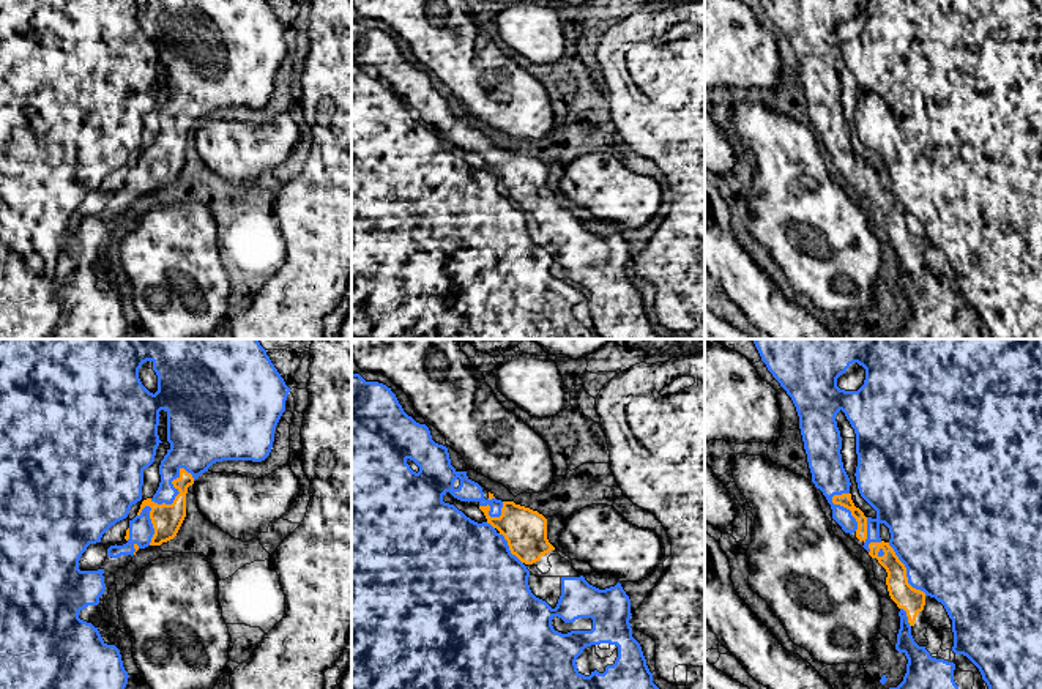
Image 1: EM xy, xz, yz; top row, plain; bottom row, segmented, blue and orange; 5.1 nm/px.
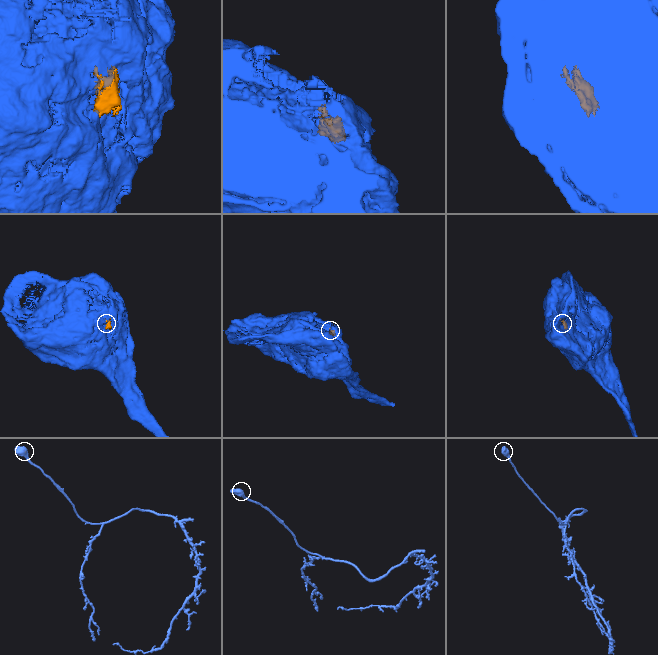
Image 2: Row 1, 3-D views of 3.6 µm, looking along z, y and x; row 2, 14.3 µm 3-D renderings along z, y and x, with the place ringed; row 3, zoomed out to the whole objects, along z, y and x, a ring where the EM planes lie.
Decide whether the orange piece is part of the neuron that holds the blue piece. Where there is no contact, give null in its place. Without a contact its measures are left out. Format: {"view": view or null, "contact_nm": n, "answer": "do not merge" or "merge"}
{"view": "xy", "contact_nm": 260, "answer": "merge"}

